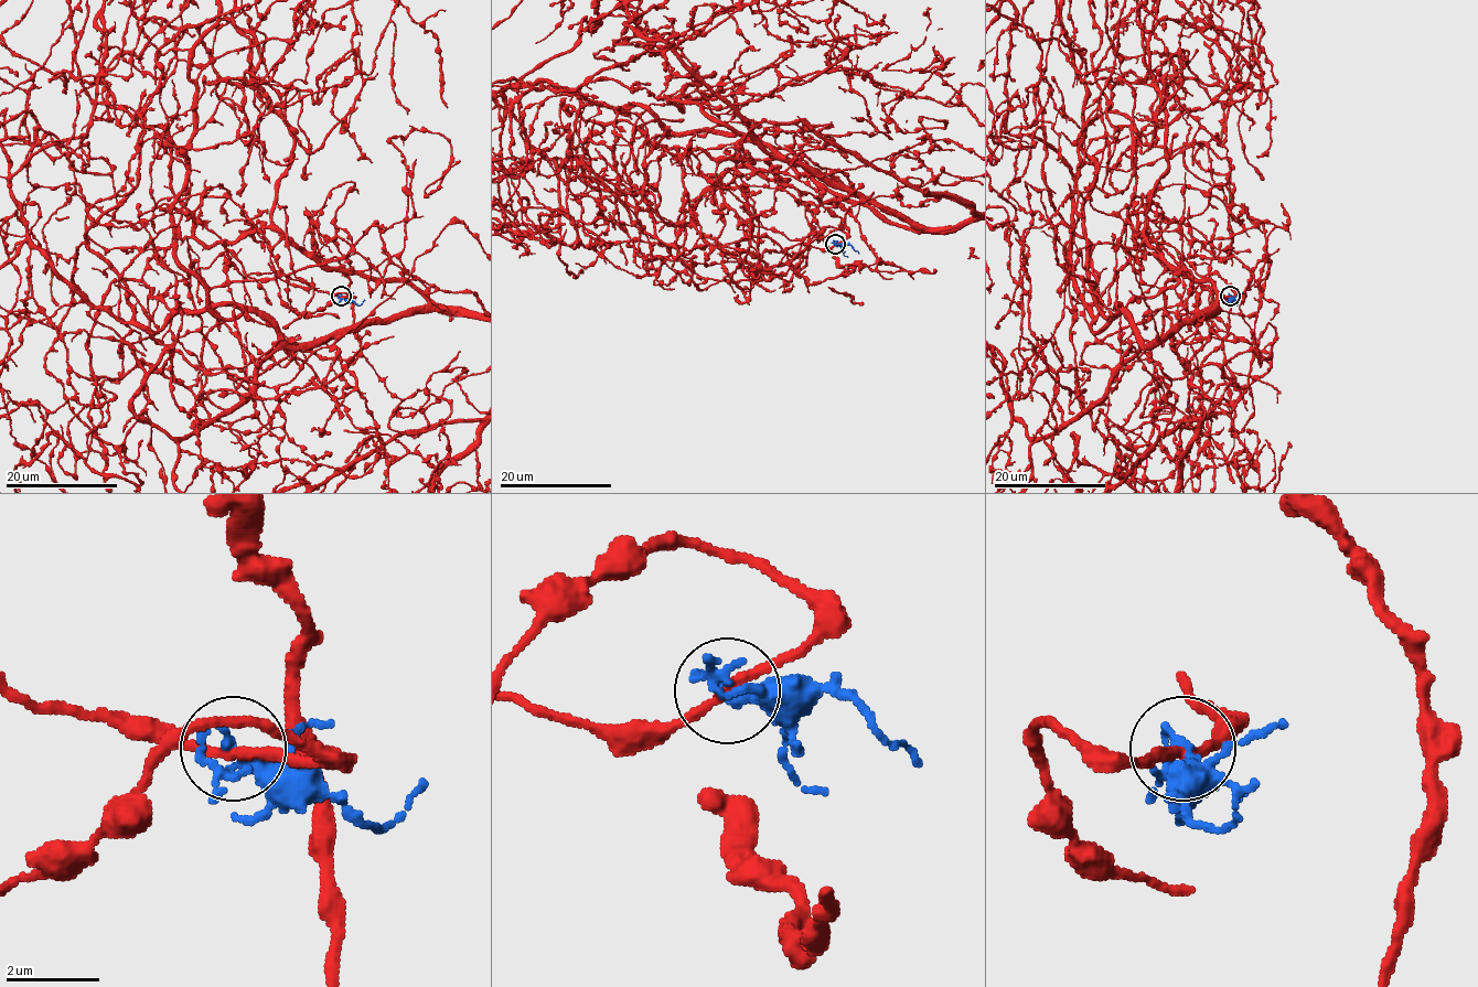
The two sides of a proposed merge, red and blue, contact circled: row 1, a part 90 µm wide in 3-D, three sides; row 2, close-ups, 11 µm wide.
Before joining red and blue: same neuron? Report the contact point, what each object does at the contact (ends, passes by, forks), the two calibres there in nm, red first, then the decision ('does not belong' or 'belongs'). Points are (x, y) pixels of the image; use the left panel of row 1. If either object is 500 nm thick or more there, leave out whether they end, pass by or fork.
place (341, 296); red passes by; blue forks; calibres 220 and 180 nm; does not belong

